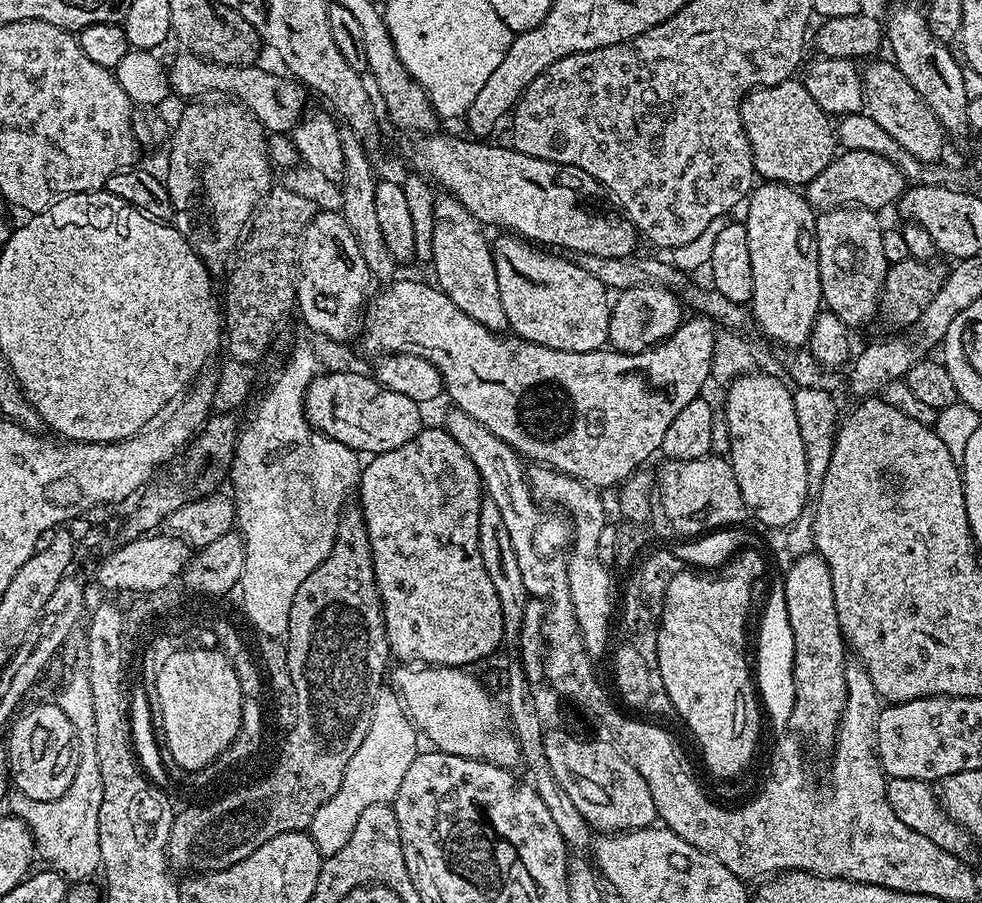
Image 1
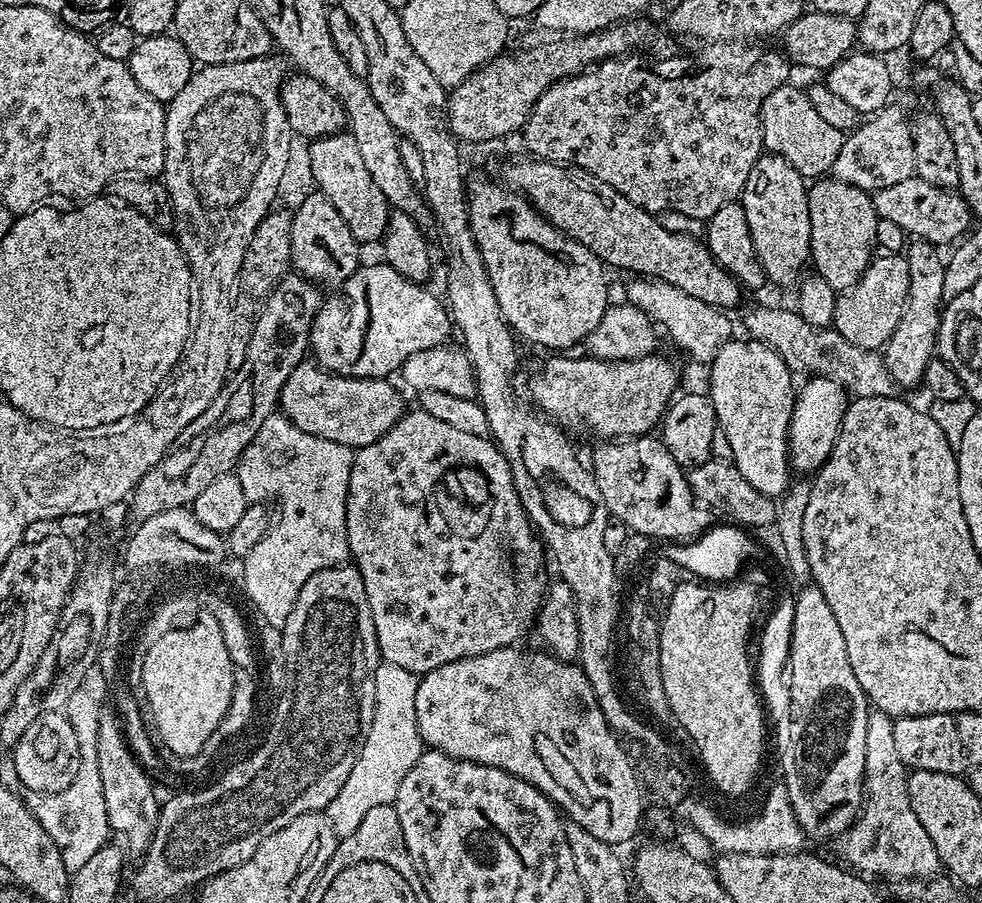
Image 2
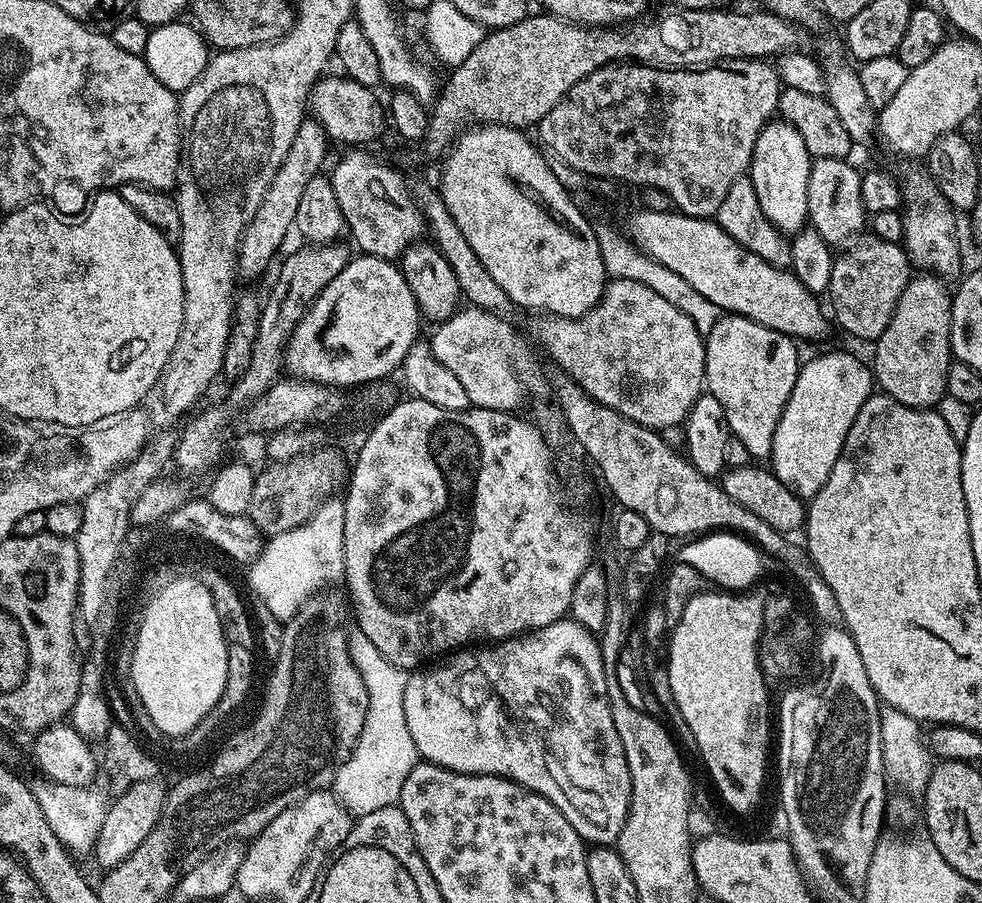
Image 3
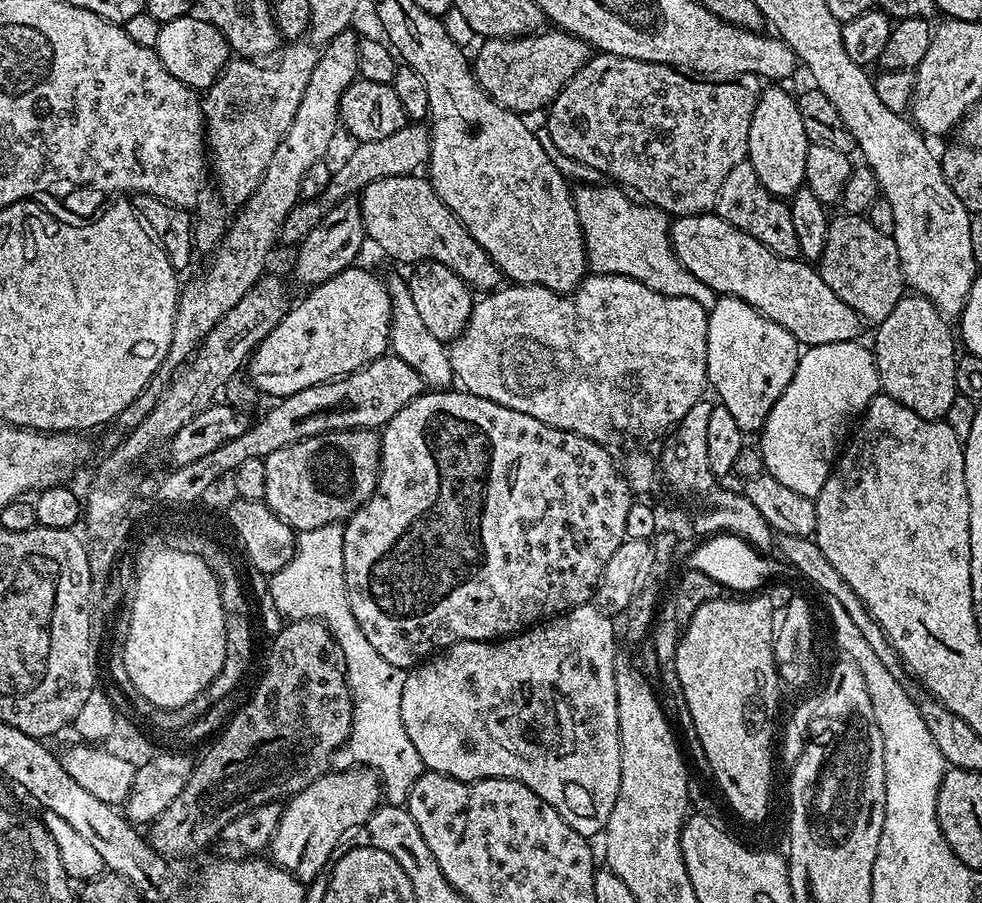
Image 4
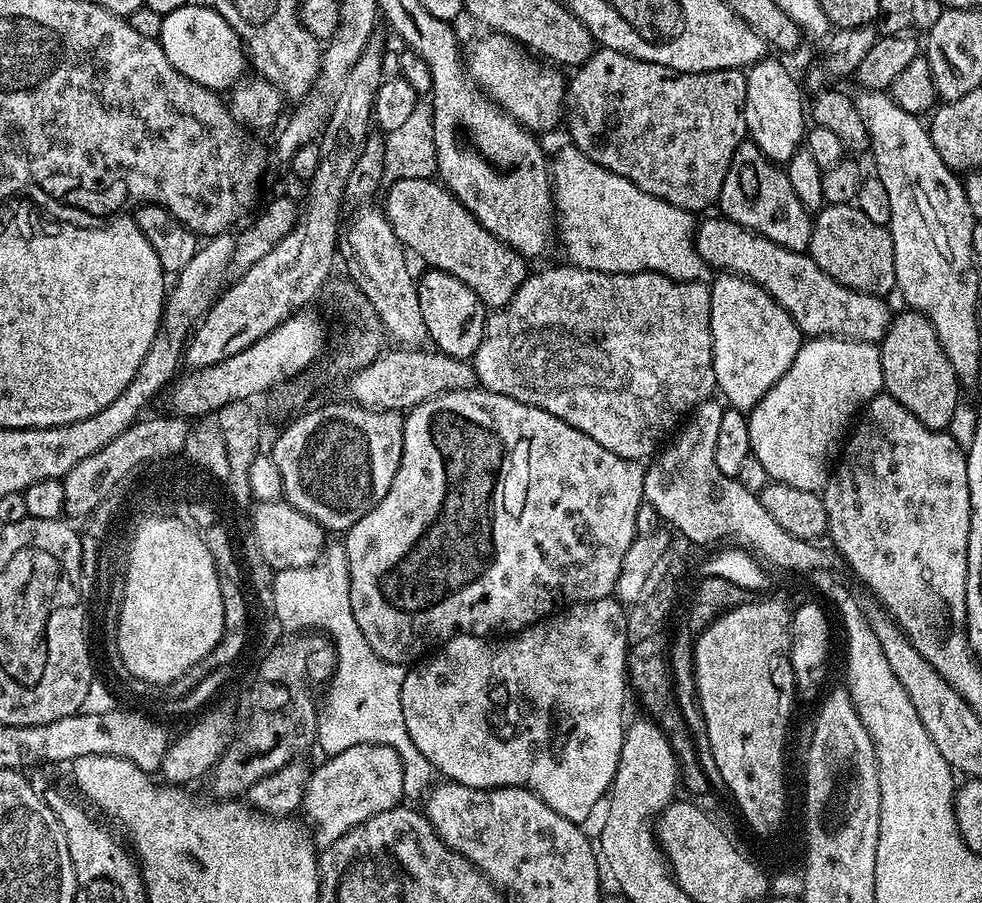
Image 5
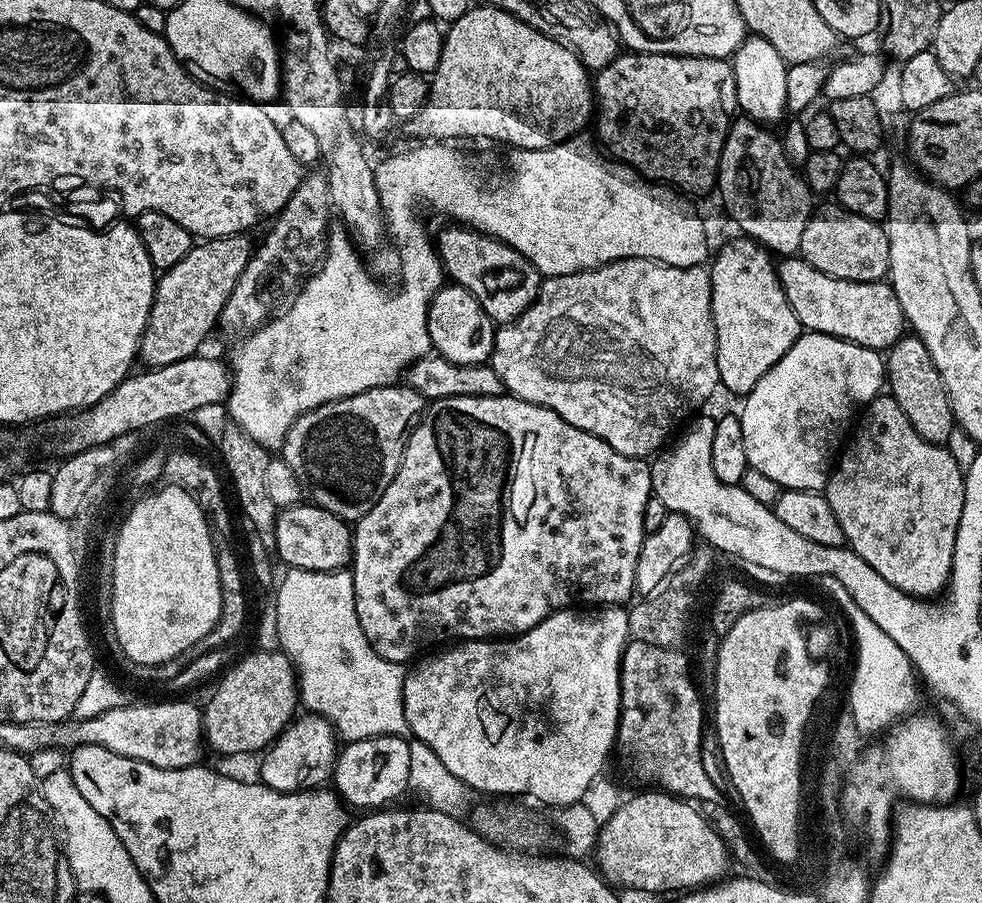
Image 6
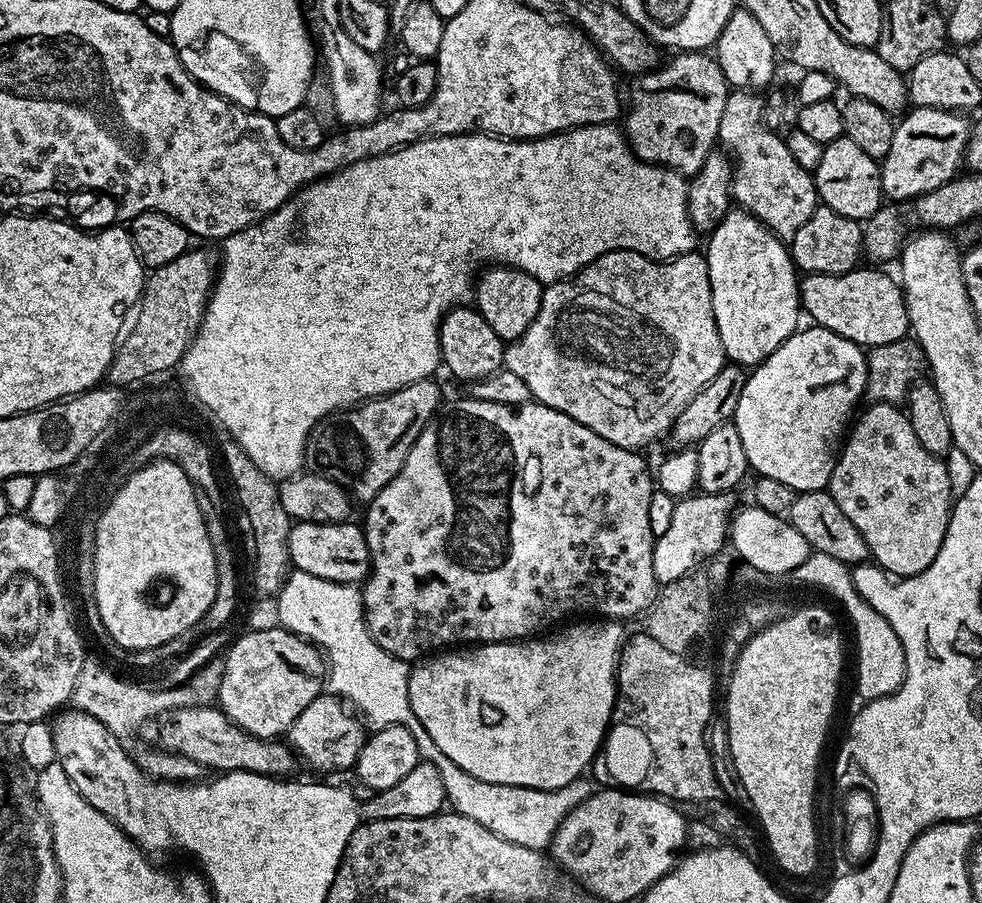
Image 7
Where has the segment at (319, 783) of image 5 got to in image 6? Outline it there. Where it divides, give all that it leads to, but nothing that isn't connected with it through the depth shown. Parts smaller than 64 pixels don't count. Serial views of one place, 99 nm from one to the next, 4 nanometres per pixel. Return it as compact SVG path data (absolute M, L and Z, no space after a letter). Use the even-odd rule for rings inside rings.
M371 736L345 743L339 749L334 769L334 788L345 805L353 809L380 810L391 805L396 802L391 800L409 791L409 778L410 743L405 737Z

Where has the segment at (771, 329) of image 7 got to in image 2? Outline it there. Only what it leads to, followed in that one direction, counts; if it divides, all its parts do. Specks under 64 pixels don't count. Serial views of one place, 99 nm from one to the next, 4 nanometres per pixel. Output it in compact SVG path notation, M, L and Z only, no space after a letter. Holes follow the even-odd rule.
M751 338L727 340L713 358L708 376L707 395L714 402L716 423L726 430L733 450L732 463L762 494L783 497L790 485L788 427L796 405L792 380L794 373L780 355L760 340Z

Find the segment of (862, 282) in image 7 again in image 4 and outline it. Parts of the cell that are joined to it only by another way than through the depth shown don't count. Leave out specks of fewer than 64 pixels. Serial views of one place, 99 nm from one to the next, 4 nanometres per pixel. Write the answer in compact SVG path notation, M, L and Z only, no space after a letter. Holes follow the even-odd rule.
M715 214L677 216L671 221L672 249L682 266L706 282L720 296L733 296L778 322L802 346L856 340L862 321L826 282L811 263L771 252L758 238L738 230Z

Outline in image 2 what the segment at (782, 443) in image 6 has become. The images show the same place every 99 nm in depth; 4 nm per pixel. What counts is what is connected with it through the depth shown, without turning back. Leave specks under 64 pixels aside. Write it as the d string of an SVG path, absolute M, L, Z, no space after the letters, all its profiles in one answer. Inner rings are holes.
M814 376L804 389L795 393L796 405L788 427L788 459L790 468L796 474L819 472L836 444L842 426L842 418L850 403L850 397L837 380L829 376Z

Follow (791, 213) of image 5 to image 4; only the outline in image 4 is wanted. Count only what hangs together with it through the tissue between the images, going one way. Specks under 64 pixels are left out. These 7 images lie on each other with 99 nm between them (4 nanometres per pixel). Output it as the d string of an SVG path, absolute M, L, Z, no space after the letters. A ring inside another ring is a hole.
M750 163L739 164L726 174L720 193L716 195L715 215L721 216L738 230L758 238L771 252L780 256L800 256L798 234L794 232L794 218L790 218L790 207L781 197L772 196L770 190L762 184L754 166Z

